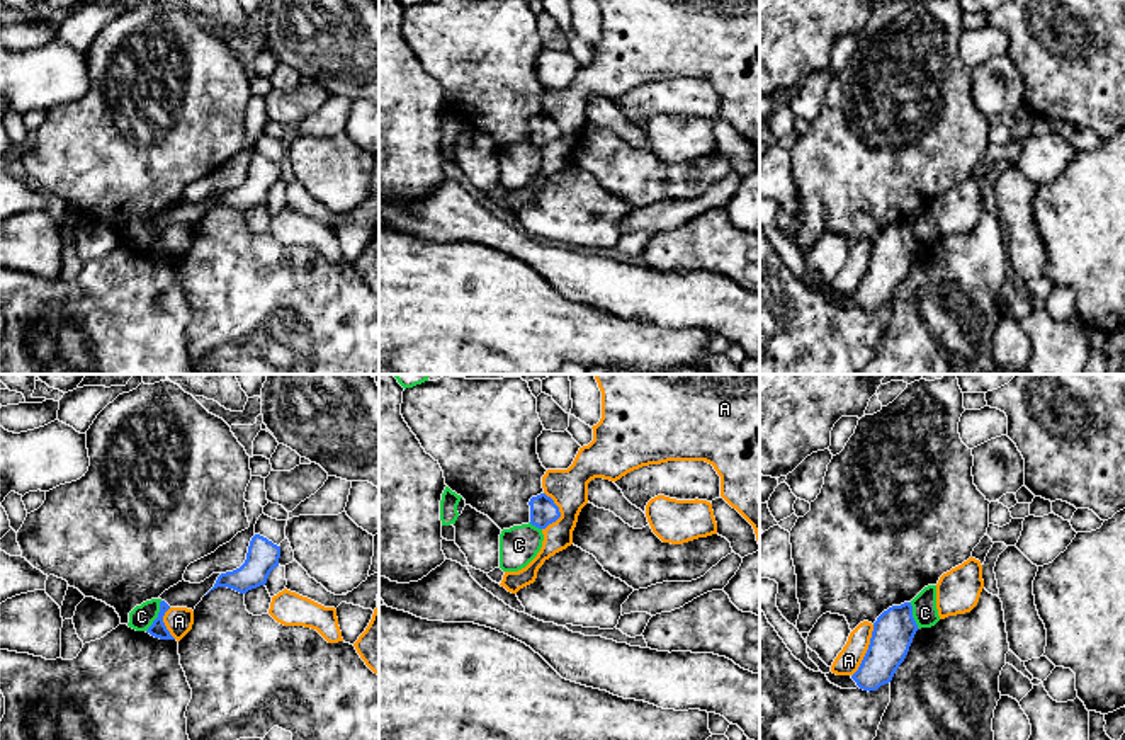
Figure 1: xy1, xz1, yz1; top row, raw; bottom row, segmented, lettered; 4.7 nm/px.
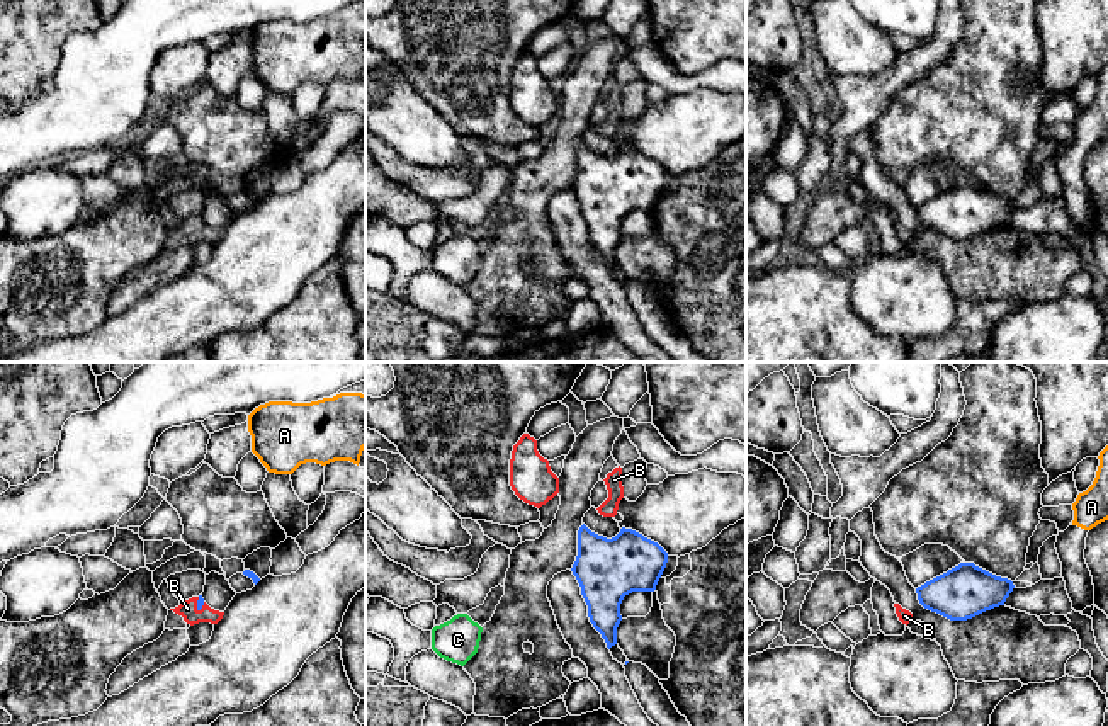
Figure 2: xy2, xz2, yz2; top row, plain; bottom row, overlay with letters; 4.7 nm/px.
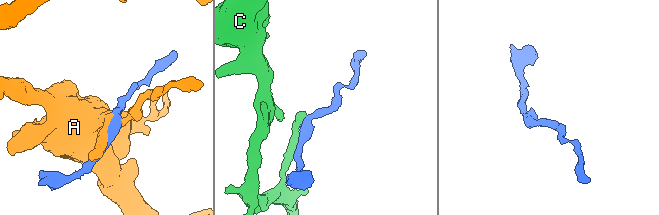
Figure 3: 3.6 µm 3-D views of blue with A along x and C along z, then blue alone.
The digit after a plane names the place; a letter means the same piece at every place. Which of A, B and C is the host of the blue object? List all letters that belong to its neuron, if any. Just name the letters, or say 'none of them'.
B

